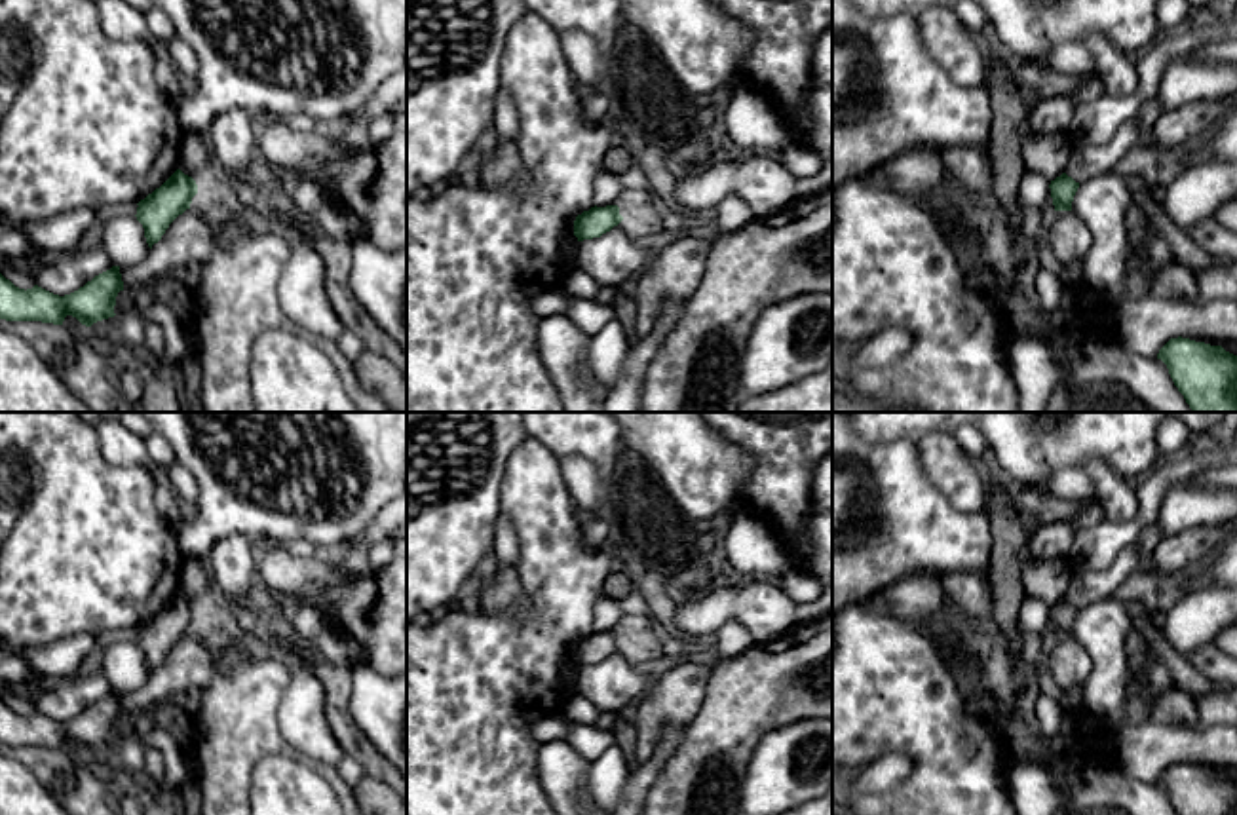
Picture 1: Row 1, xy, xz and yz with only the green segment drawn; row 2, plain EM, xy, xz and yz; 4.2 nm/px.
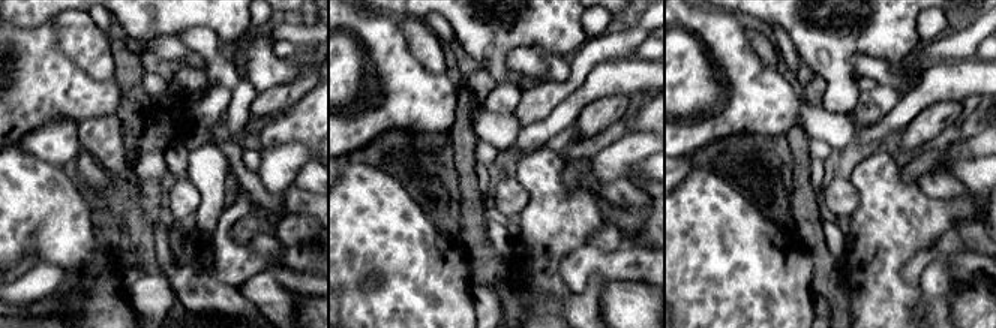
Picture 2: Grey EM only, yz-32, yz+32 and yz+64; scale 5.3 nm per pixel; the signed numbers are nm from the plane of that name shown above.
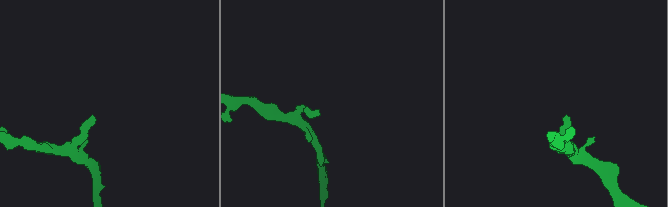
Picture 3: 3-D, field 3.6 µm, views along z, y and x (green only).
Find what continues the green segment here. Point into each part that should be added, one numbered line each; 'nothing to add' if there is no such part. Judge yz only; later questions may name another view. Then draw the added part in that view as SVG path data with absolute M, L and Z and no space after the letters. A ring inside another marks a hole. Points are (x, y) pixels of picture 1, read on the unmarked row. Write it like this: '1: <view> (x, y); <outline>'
nothing to add

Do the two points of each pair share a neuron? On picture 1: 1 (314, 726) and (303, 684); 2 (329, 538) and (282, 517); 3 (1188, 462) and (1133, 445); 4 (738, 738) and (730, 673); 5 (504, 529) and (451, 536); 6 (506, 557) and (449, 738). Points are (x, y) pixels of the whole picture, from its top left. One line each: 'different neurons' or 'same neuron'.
1: same neuron
2: same neuron
3: different neurons
4: same neuron
5: different neurons
6: different neurons

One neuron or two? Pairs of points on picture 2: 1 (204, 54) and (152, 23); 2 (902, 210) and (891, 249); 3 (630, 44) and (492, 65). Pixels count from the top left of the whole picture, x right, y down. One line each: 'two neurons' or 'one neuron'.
1: two neurons
2: one neuron
3: two neurons

